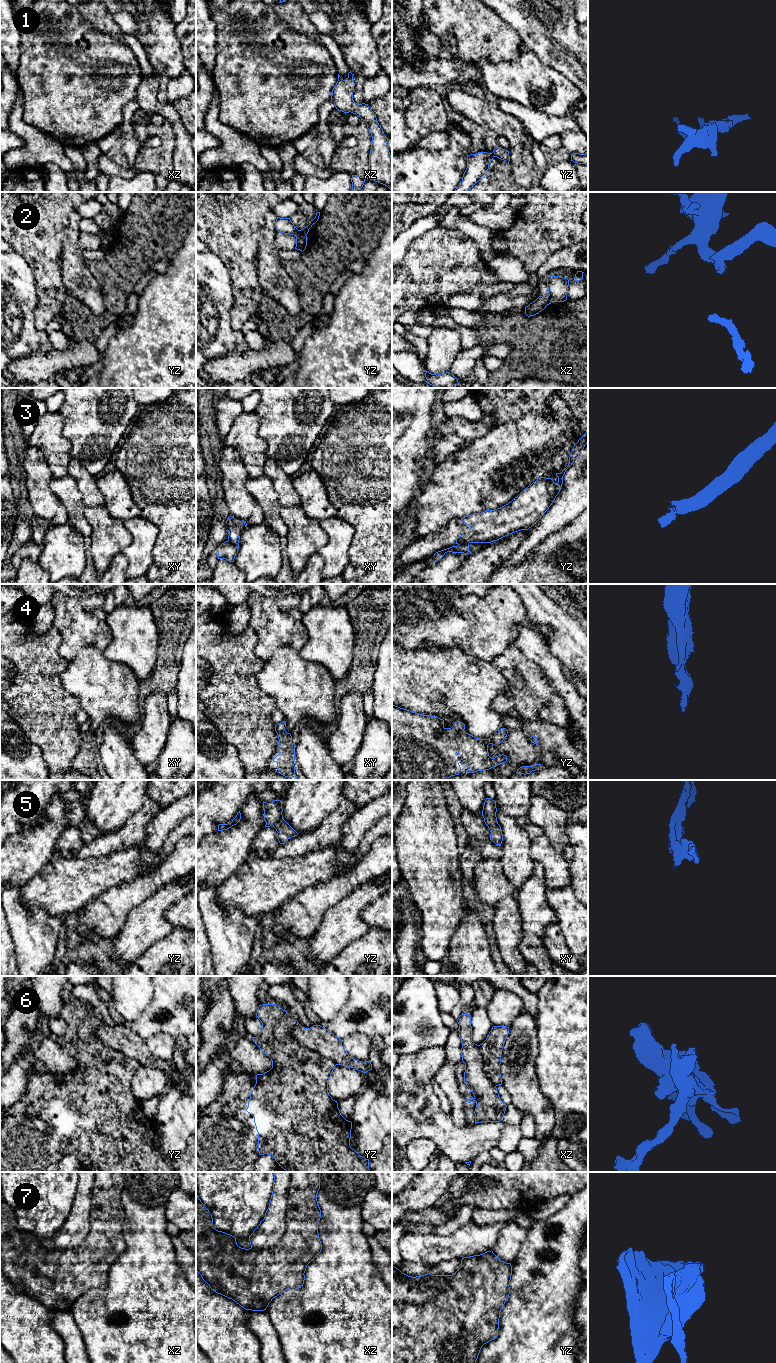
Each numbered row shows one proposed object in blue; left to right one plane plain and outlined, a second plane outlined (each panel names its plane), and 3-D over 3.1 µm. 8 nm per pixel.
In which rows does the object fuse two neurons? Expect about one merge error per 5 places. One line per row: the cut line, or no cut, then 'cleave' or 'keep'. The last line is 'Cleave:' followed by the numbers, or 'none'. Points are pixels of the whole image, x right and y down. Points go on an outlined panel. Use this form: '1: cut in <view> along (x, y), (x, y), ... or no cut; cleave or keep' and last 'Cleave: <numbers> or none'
1: no cut; keep
2: cut in yz along (299, 230), (305, 235); cleave
3: cut in yz along (468, 542), (458, 544); cleave
4: no cut; keep
5: no cut; keep
6: cut in yz along (290, 1030), (290, 1033), (301, 1045), (315, 1050), (336, 1064); cleave
7: cut in xz along (291, 1172), (283, 1236), (270, 1247), (251, 1248); cleave
Cleave: 2, 3, 6, 7

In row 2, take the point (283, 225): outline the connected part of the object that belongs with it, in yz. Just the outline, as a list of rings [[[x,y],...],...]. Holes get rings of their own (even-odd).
[[[277,217],[275,222],[276,230],[280,233],[294,235],[296,237],[296,247],[295,249],[304,251],[307,246],[307,236],[304,235],[300,230],[298,230],[290,218],[280,218]]]

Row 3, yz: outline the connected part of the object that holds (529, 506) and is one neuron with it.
[[[586,432],[574,445],[569,457],[568,466],[561,473],[556,473],[556,476],[558,477],[557,484],[555,484],[551,478],[540,477],[508,504],[494,510],[486,510],[481,513],[474,513],[462,517],[461,520],[465,524],[470,526],[469,535],[467,536],[462,534],[456,539],[456,544],[491,543],[509,534],[521,530],[528,530],[529,528],[531,528],[544,515],[544,513],[554,502],[556,496],[561,490],[563,484],[563,476],[566,470],[572,465],[574,460],[579,456],[580,452],[584,449],[587,443],[588,432]]]

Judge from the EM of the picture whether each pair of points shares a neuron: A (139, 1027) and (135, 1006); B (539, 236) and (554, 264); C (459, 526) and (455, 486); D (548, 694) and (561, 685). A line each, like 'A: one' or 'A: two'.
A: two
B: two
C: two
D: two

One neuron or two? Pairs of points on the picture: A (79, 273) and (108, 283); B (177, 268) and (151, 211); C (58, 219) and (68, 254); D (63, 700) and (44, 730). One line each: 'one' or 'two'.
A: two
B: two
C: two
D: one

